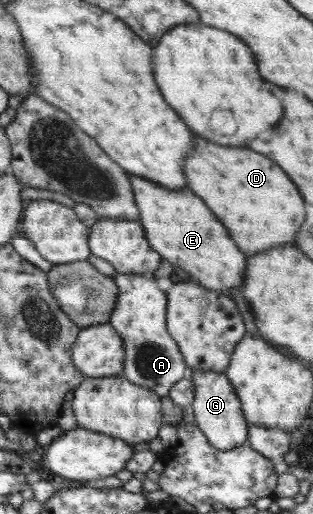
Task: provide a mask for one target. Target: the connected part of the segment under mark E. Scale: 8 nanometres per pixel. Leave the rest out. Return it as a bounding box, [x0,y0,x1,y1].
[128,172,246,295]

